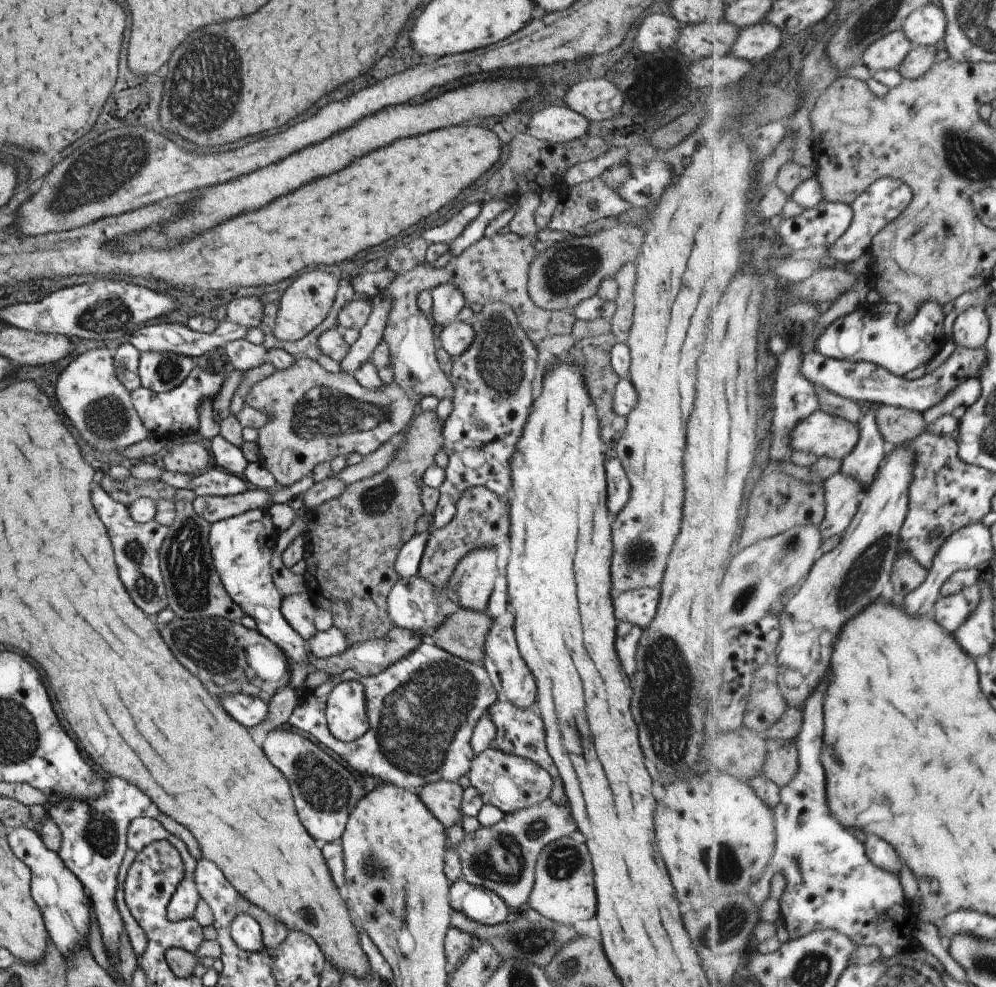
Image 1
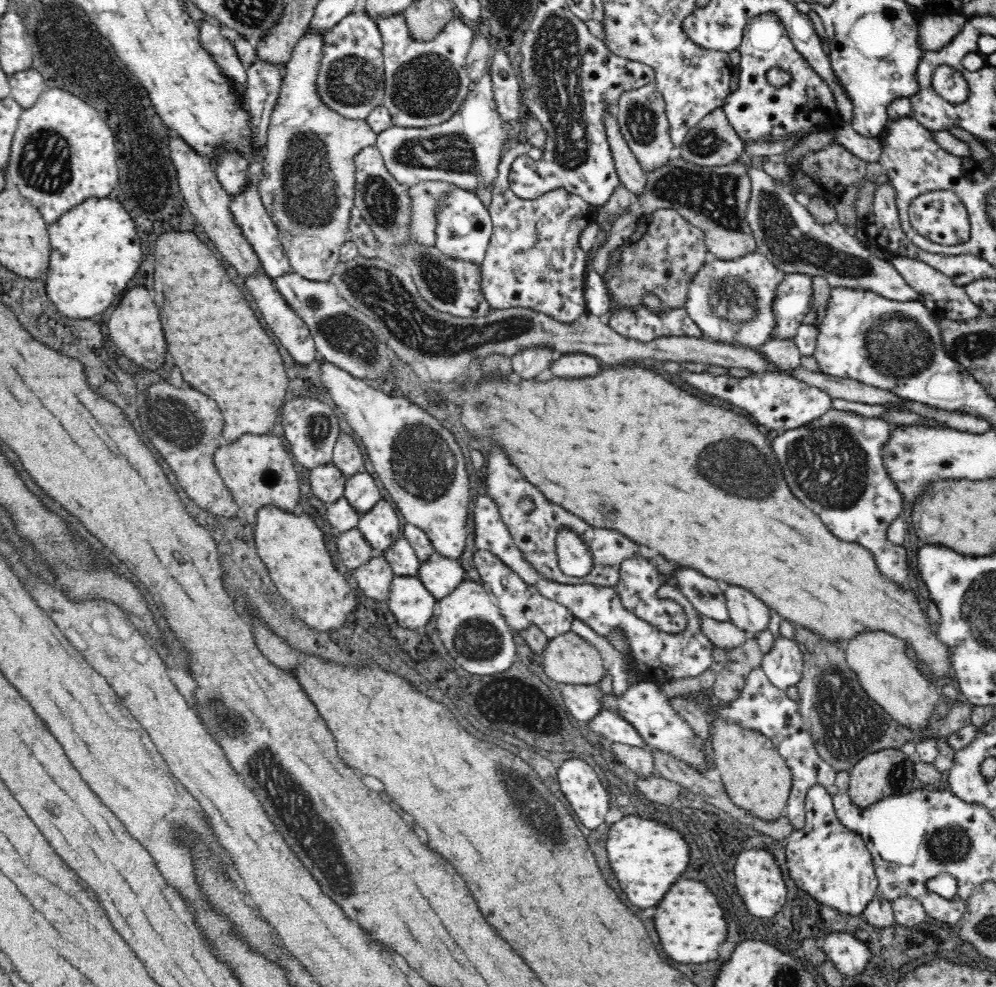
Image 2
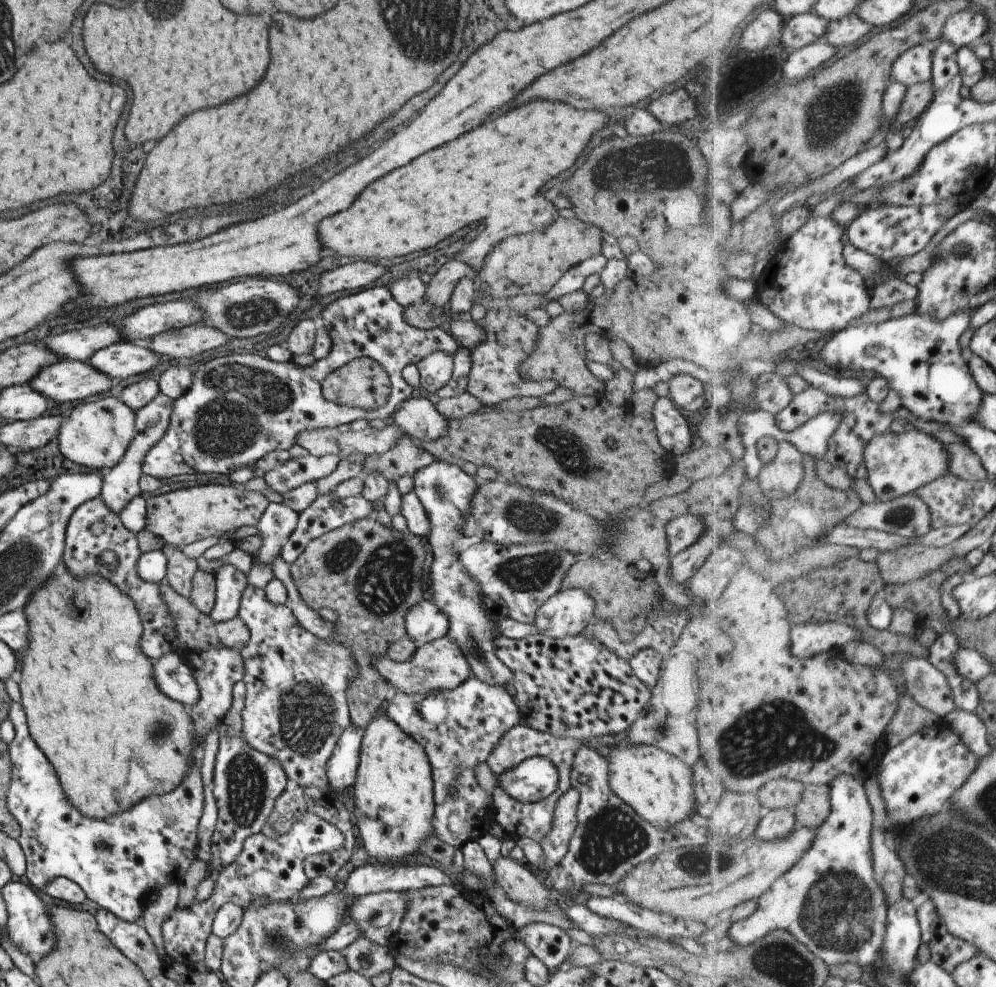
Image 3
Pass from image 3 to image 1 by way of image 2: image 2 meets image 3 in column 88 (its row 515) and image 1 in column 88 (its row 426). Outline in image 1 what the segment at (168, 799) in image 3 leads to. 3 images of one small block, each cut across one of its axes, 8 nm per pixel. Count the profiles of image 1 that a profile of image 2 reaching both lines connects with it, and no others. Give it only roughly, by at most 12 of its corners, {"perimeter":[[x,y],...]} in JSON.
{"perimeter":[[115,776],[96,798],[48,800],[57,855],[83,884],[117,968],[115,903],[130,823],[158,818]]}

